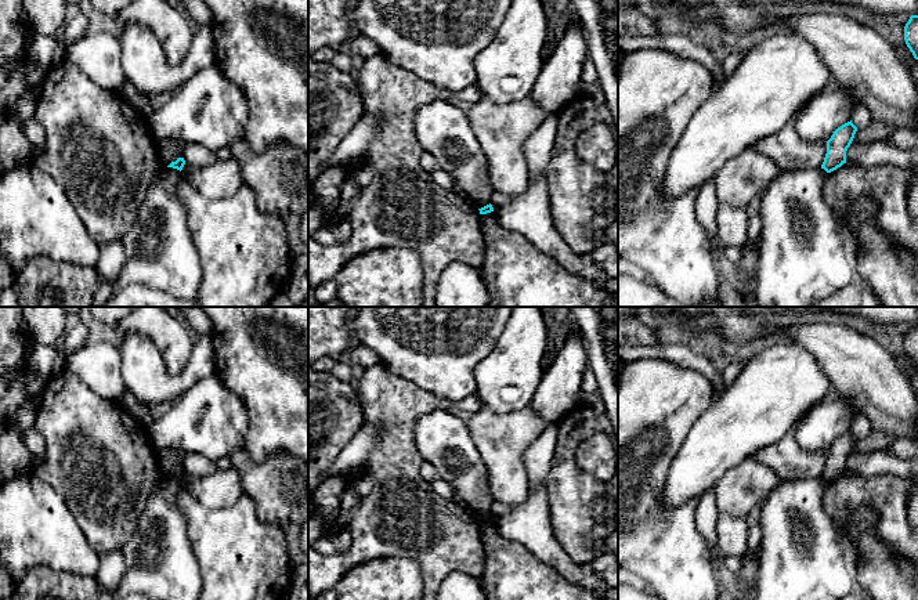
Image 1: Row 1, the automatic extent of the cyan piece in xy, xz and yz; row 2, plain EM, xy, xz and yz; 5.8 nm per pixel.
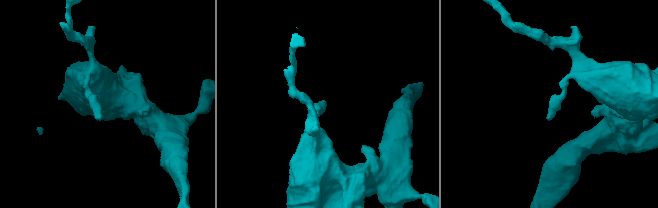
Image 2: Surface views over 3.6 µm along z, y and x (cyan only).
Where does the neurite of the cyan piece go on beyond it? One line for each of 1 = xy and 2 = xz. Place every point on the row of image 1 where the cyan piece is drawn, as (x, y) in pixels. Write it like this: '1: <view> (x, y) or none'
1: none
2: none

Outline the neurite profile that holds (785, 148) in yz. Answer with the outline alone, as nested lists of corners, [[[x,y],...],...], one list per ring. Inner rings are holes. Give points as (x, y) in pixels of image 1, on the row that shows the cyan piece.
[[[788,122],[777,133],[756,141],[752,147],[783,169],[821,167],[827,153],[825,141],[803,141],[798,135],[794,122]]]

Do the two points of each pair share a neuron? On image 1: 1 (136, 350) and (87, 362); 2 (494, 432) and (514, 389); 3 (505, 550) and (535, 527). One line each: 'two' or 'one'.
1: two
2: two
3: two

